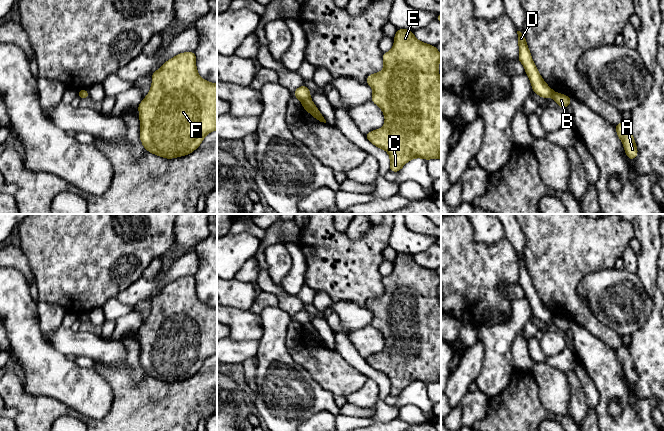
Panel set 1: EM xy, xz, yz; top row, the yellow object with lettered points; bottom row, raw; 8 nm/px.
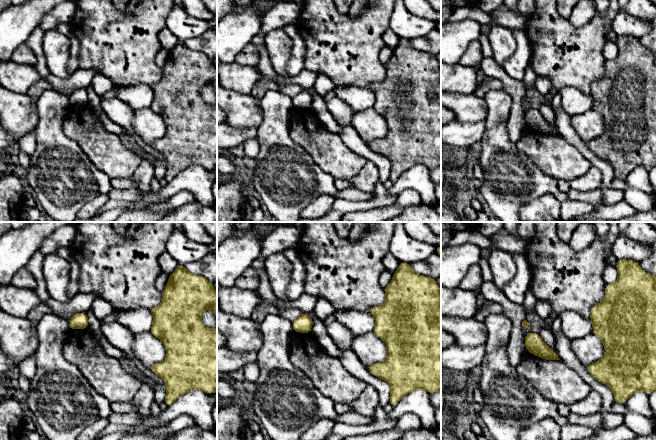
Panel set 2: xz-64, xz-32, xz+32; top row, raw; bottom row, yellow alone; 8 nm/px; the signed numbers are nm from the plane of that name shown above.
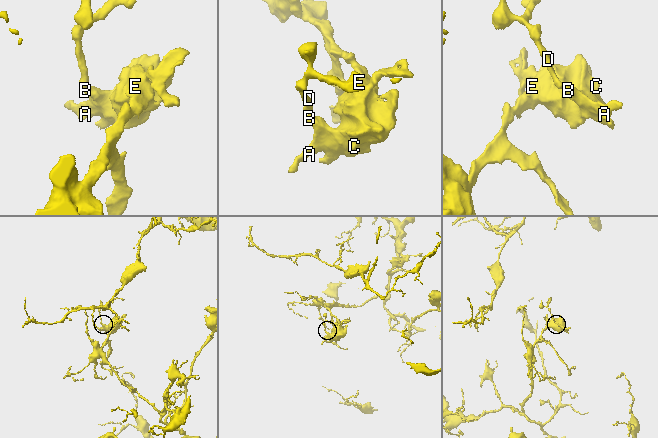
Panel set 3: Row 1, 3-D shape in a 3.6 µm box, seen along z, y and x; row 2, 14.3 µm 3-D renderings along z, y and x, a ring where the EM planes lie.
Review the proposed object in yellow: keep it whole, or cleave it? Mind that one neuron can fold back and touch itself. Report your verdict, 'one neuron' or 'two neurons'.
two neurons

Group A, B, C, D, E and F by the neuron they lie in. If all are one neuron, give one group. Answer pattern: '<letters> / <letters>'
A B C E F / D

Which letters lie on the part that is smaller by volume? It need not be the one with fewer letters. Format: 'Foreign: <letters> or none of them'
Foreign: D

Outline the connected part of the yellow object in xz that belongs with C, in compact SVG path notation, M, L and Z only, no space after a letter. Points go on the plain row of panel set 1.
M397 253L393 272L383 277L382 282L383 294L369 299L366 306L373 314L371 325L383 335L385 348L382 352L365 358L366 362L389 378L392 396L400 395L408 385L414 382L425 384L441 382L441 302L438 294L441 278L436 270L418 265L412 255Z

